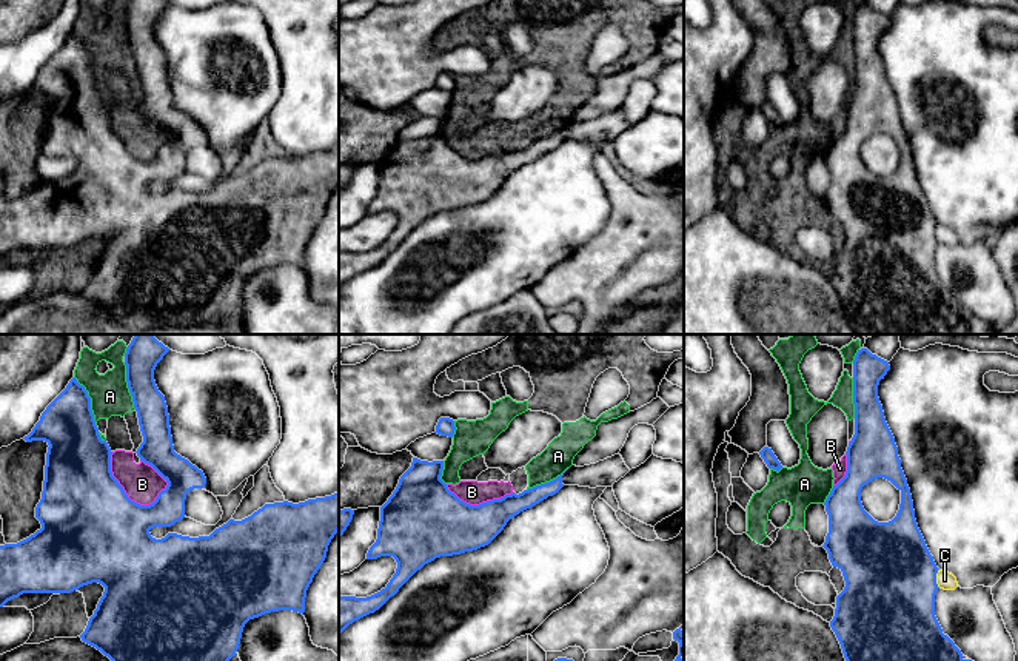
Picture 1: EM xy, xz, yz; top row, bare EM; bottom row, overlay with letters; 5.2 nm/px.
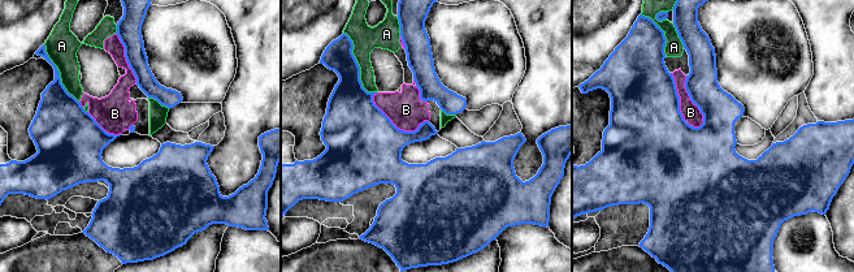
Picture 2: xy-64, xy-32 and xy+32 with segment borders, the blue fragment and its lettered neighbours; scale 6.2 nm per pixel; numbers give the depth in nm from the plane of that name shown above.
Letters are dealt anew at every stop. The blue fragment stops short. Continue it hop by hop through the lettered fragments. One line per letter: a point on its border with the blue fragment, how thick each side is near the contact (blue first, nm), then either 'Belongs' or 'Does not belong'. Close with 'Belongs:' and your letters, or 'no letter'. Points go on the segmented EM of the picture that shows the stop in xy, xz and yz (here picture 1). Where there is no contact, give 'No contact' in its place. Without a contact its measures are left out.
A: Touches blue at xy (90, 402). Thickness 280 nm (blue) against 200 nm. Does not belong
B: Touches blue at xy (120, 486). Thickness 480 nm (blue) against 200 nm. Does not belong
C: Touches blue at yz (935, 578). Thickness 480 nm (blue) against 90 nm. Does not belong
Belongs: no letter

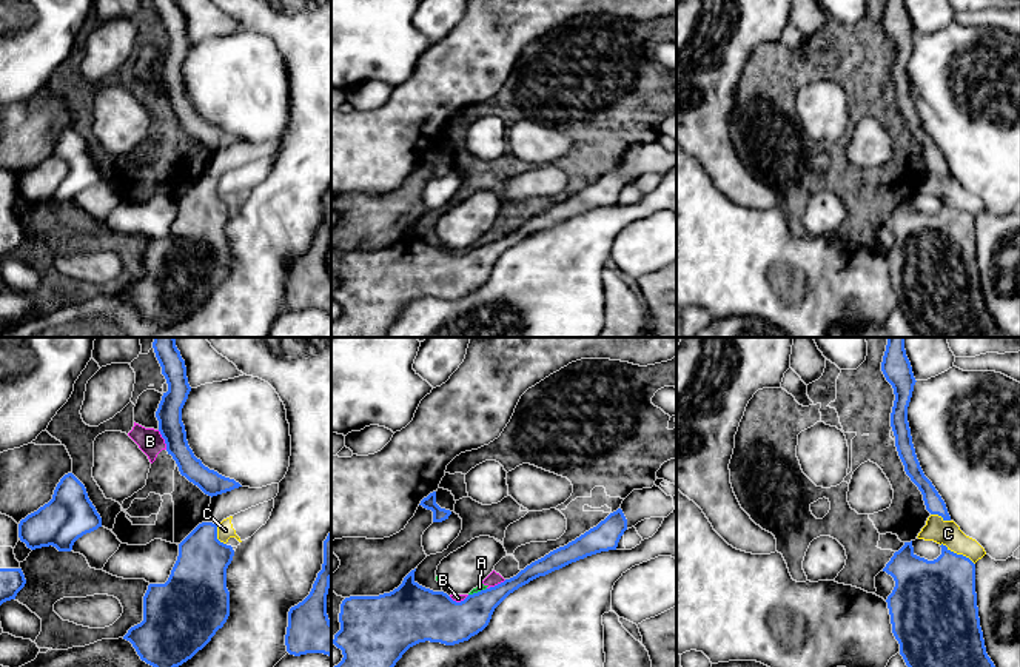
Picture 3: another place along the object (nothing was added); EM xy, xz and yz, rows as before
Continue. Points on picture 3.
A: Touches blue at xz (478, 592). Thickness 240 nm (blue) against 40 nm. Does not belong
B: Touches blue at xy (164, 438). Thickness 130 nm (blue) against 140 nm. Does not belong
C: Touches blue at yz (956, 553). Thickness 380 nm (blue) against 130 nm. Does not belong
Belongs: no letter

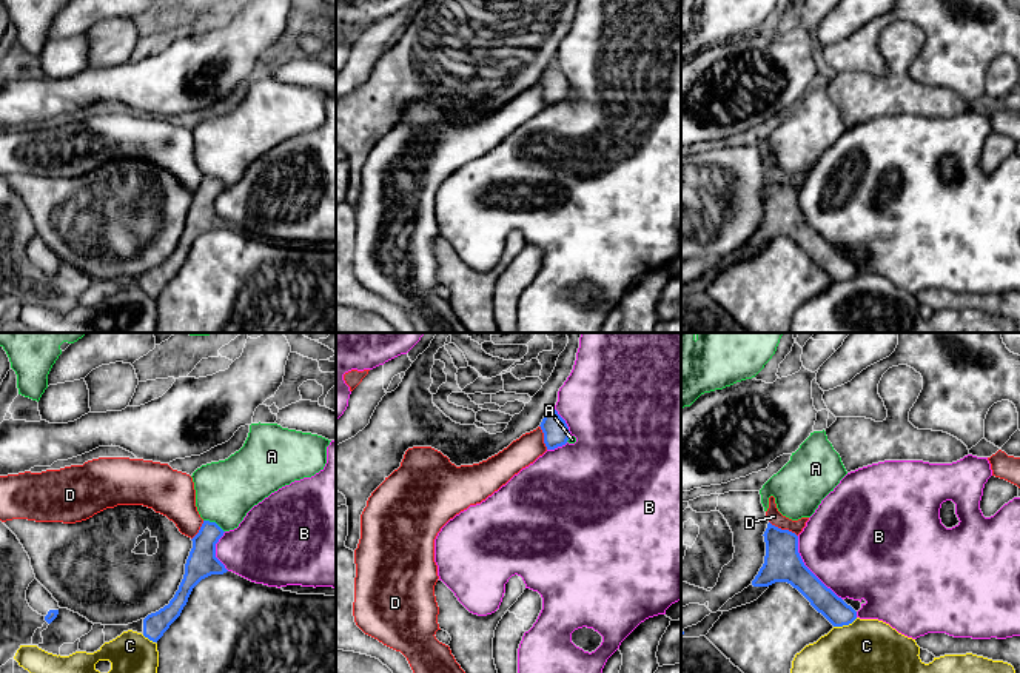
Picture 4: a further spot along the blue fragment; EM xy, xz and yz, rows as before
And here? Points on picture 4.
A: Touches blue at xy (214, 522). Thickness 160 nm (blue) against 320 nm. Does not belong
B: Touches blue at yz (808, 569). Thickness 190 nm (blue) against 480 nm. Does not belong
C: Touches blue at yz (845, 624). Thickness 140 nm (blue) against 280 nm. Does not belong
D: Touches blue at yz (783, 530). Thickness 190 nm (blue) against 80 nm. Does not belong
Belongs: no letter

